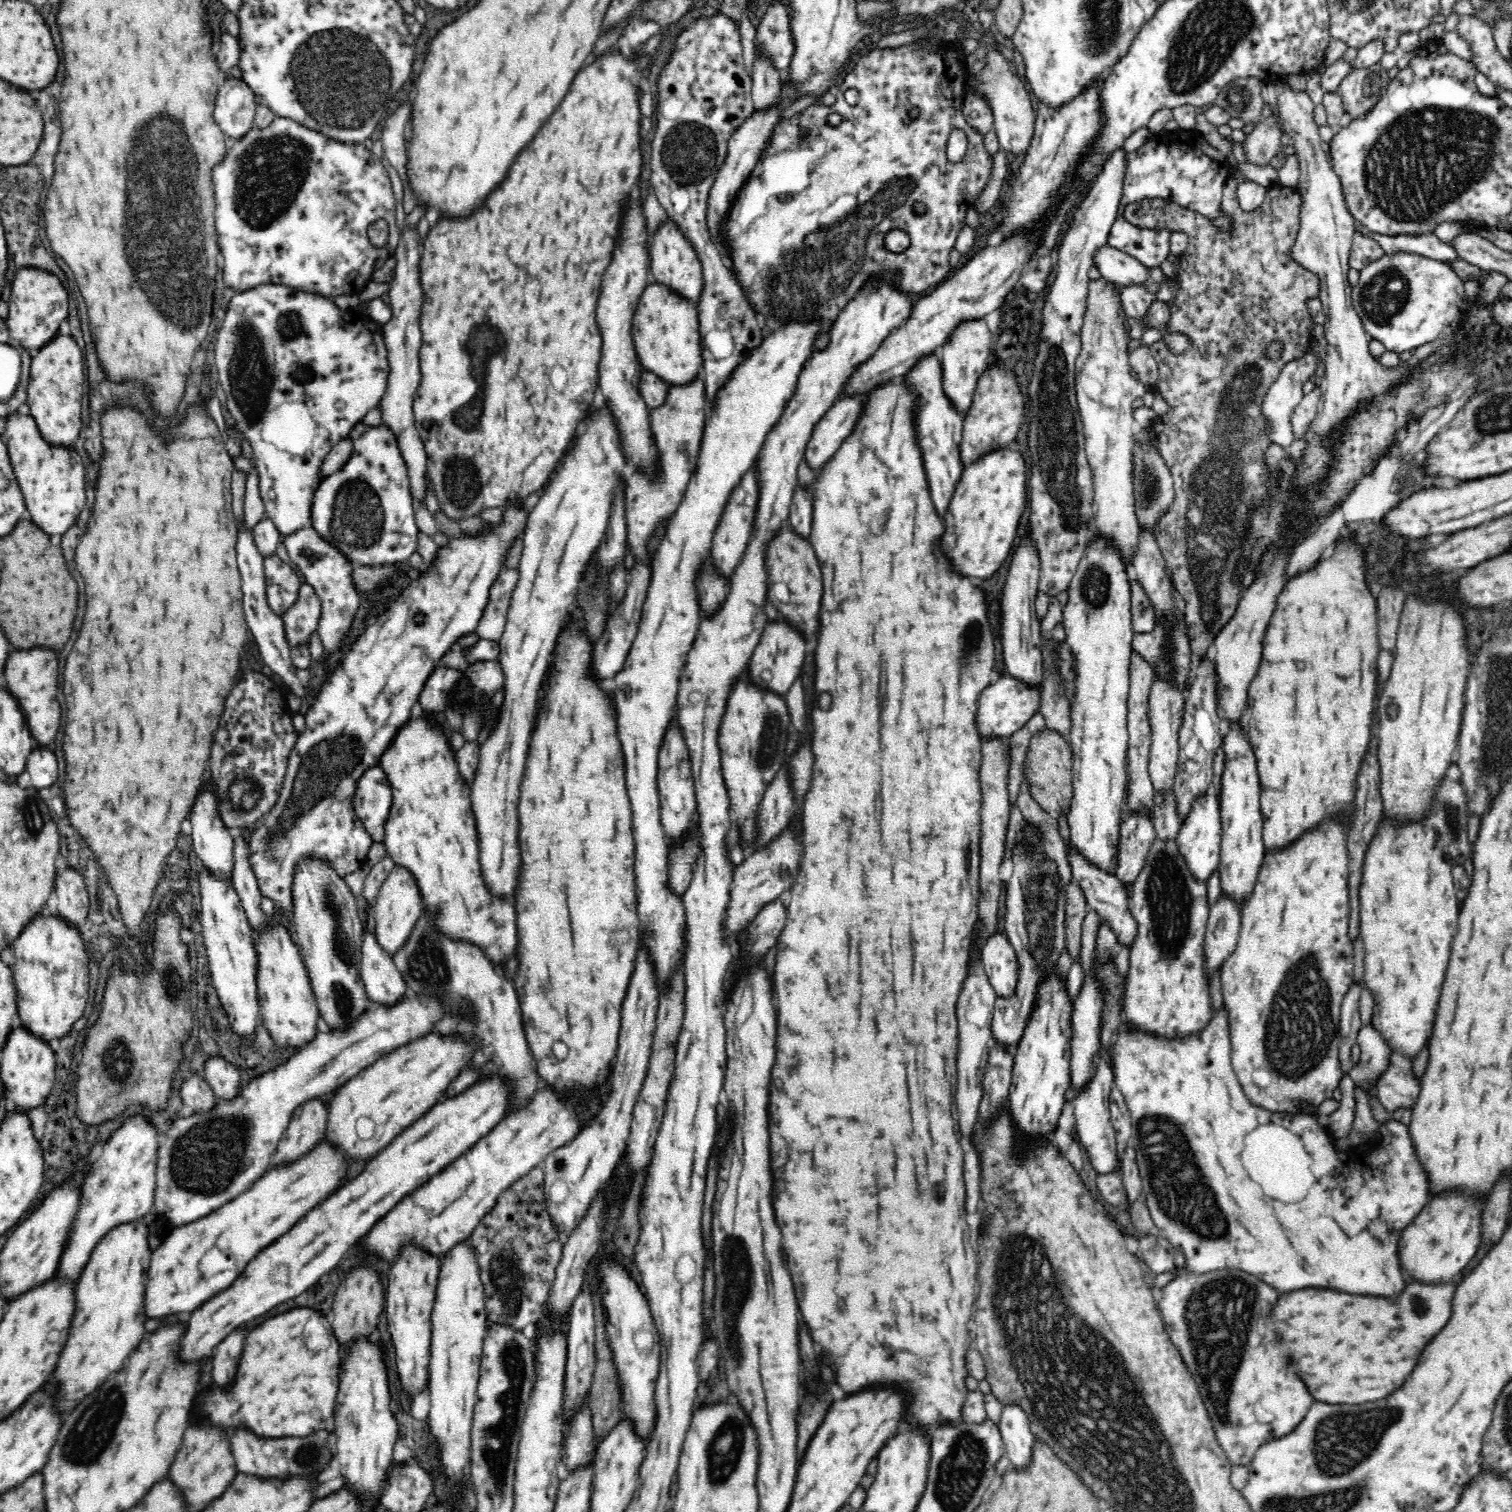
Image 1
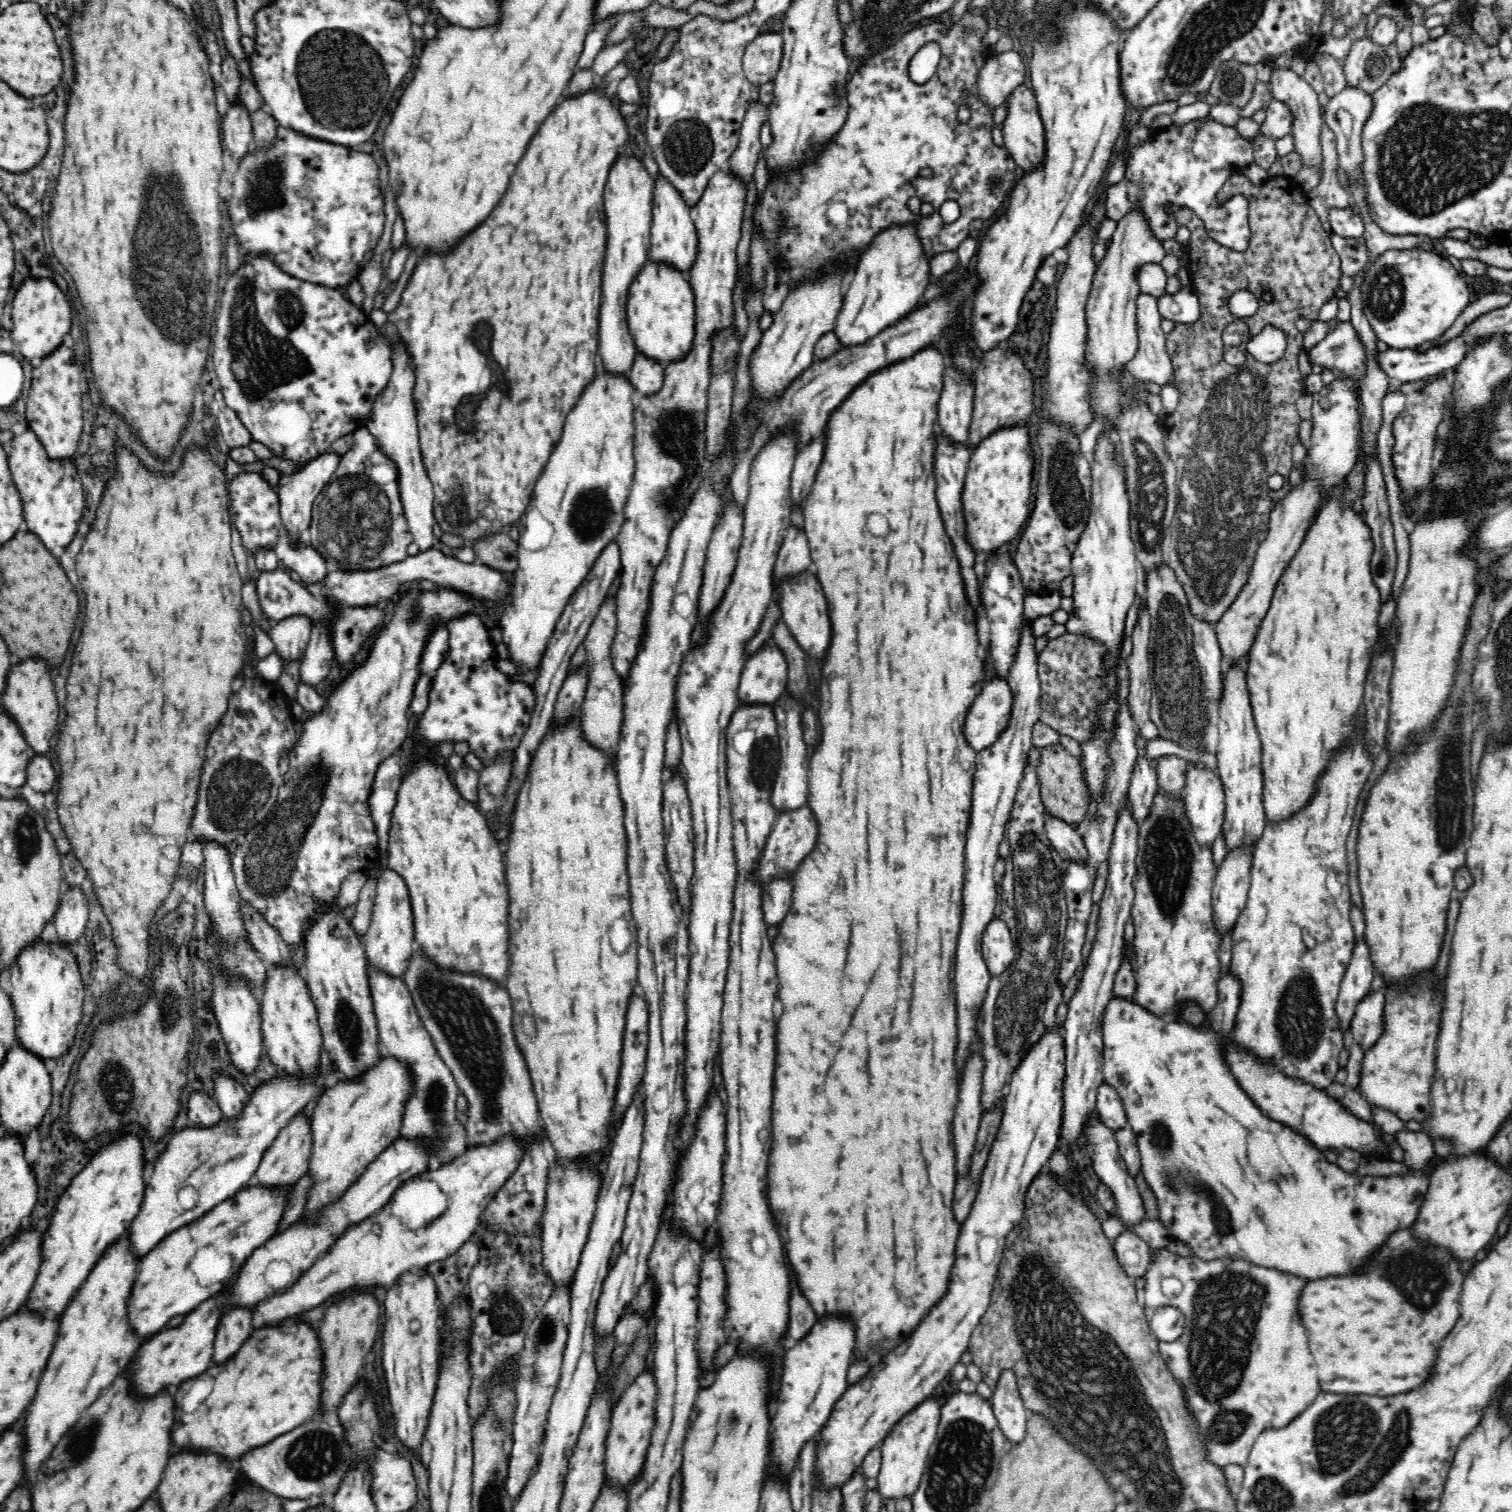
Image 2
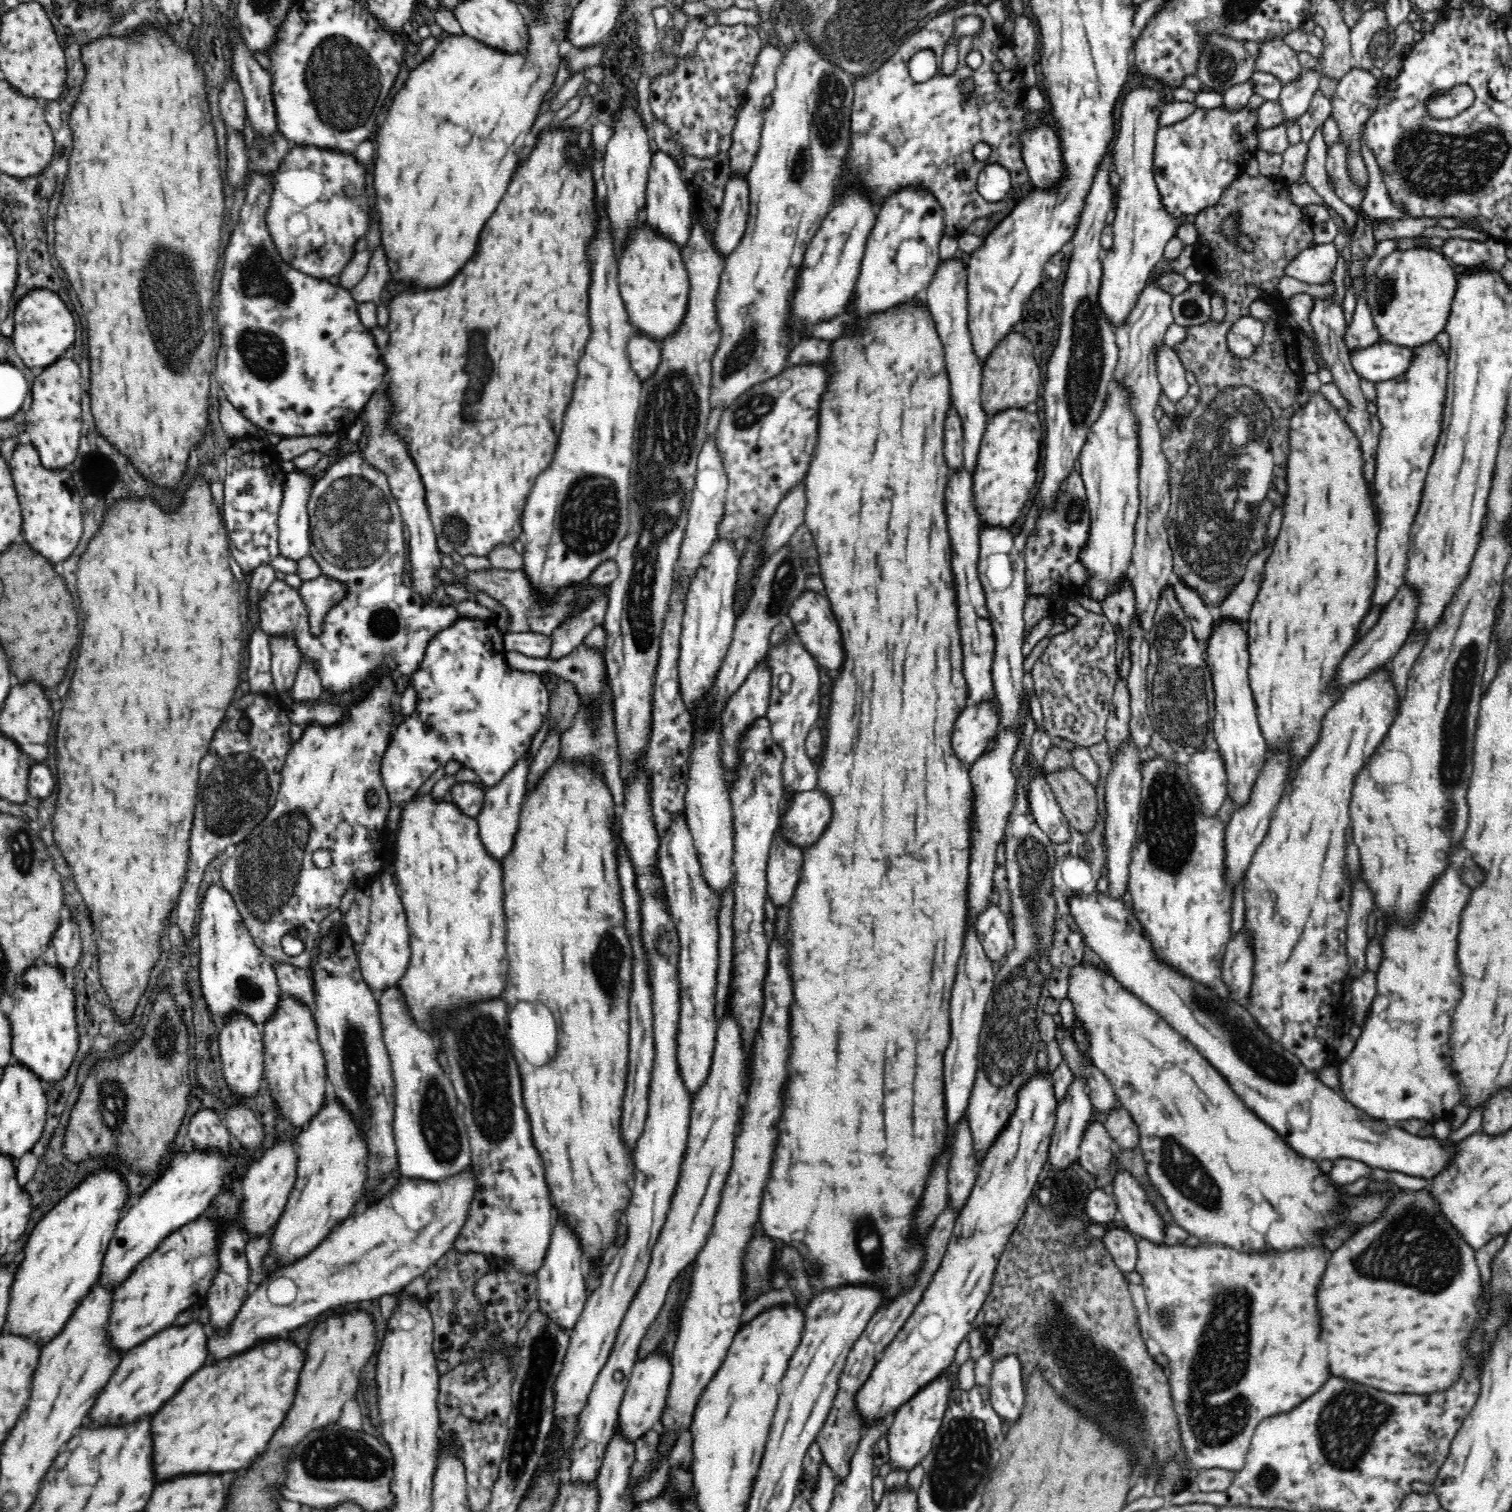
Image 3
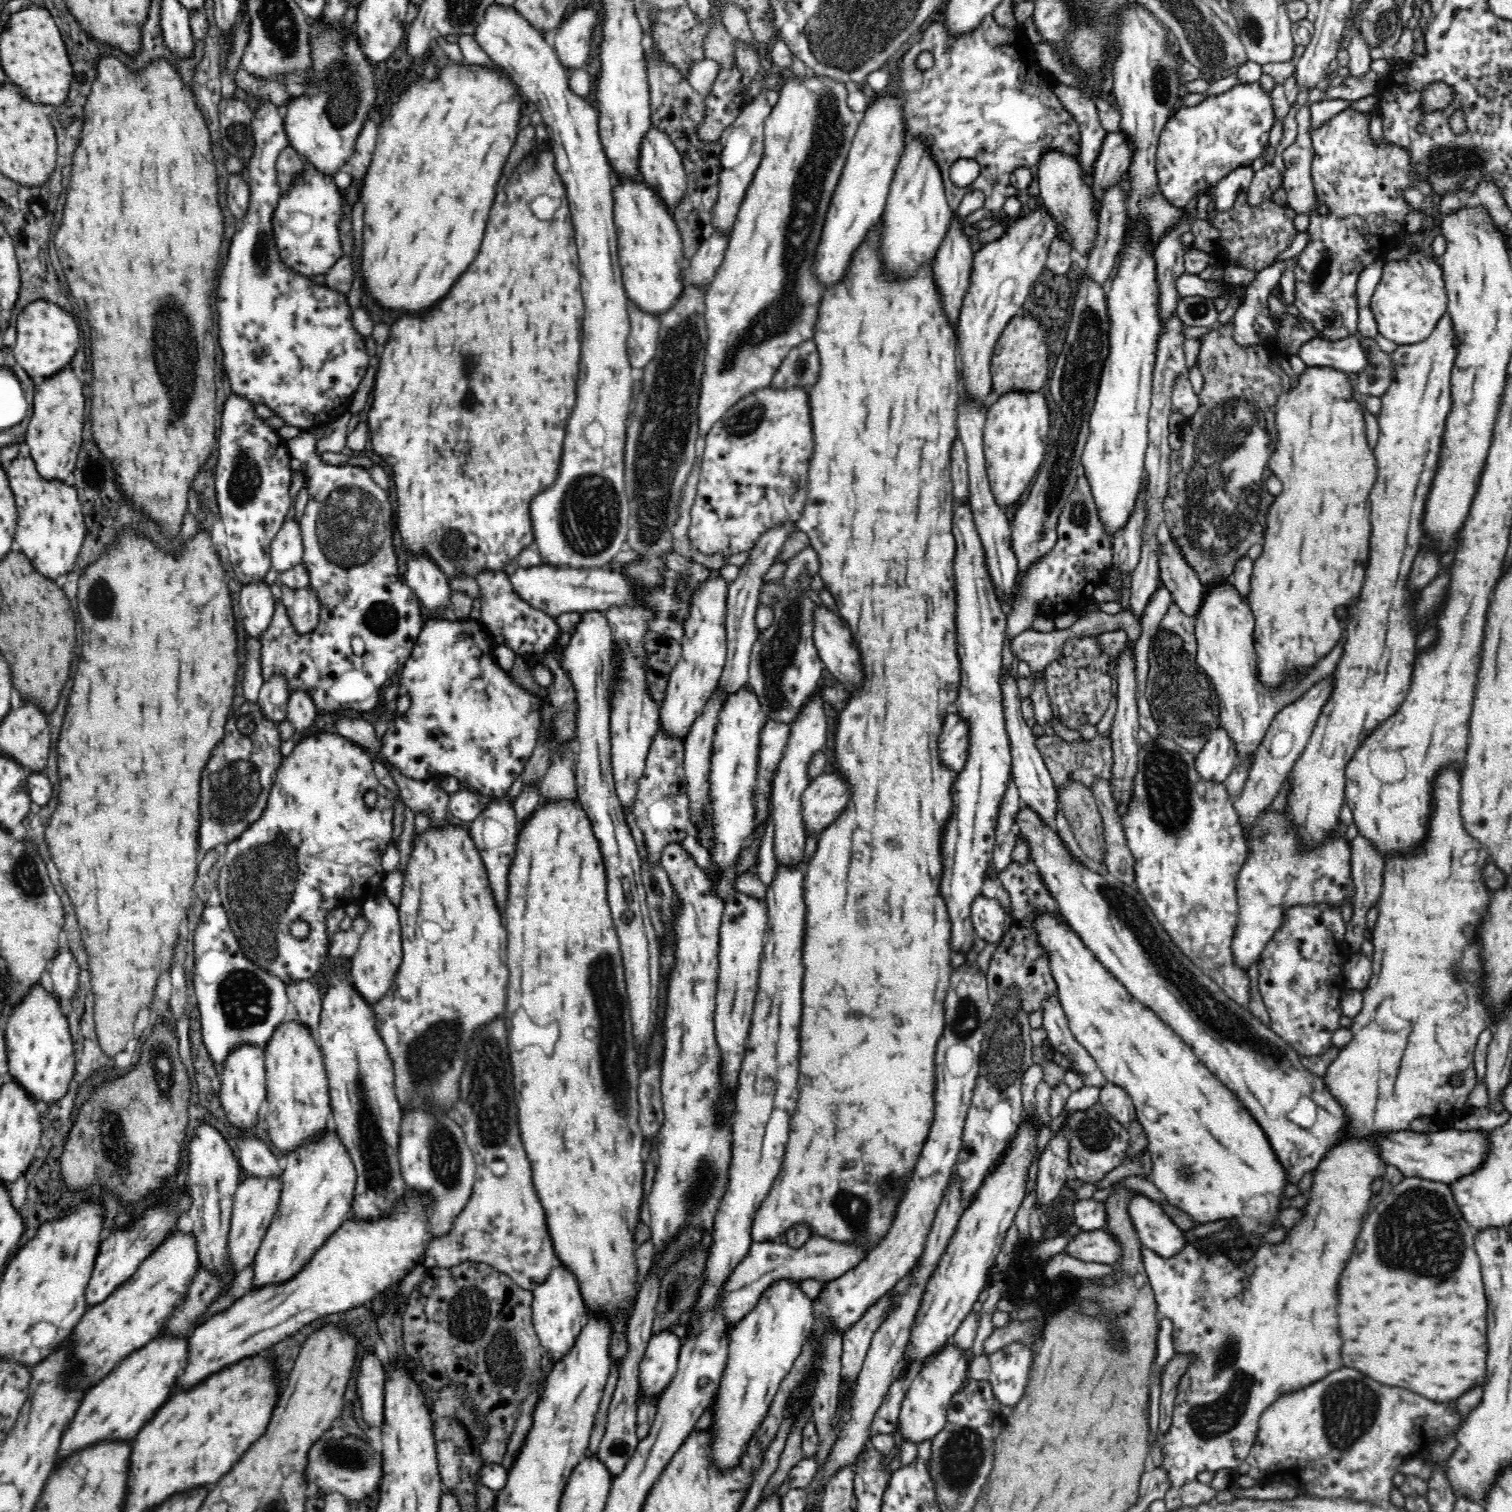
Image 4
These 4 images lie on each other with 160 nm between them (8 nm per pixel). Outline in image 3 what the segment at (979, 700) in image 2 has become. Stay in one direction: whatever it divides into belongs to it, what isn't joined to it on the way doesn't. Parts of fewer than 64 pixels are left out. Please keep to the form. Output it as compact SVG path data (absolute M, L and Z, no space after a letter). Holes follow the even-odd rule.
M990 698L969 703L958 716L952 733L952 748L962 761L972 764L989 750L1001 730L1002 711L999 702Z

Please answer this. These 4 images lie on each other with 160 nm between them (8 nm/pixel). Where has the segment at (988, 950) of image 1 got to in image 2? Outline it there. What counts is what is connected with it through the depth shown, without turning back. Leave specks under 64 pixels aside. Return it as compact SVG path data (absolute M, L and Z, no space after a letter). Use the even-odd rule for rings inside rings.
M999 918L992 919L982 939L982 956L992 977L1001 975L1016 958L1017 946L1009 927Z

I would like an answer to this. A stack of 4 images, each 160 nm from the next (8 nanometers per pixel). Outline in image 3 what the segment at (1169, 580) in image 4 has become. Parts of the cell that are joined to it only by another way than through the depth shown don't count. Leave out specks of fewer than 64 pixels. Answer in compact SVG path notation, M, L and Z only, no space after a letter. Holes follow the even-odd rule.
M1173 579L1171 582L1175 595L1190 621L1195 641L1199 642L1199 646L1205 646L1206 649L1212 638L1214 617L1196 591L1186 587L1177 579Z

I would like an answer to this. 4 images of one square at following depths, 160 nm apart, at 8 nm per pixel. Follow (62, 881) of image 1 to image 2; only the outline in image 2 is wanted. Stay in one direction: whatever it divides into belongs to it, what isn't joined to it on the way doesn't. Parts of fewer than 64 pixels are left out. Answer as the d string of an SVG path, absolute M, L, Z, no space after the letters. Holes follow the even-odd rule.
M70 886L64 892L62 902L58 904L58 914L54 918L60 942L72 945L78 940L78 936L82 936L89 920L88 902L89 898L84 896L79 886Z

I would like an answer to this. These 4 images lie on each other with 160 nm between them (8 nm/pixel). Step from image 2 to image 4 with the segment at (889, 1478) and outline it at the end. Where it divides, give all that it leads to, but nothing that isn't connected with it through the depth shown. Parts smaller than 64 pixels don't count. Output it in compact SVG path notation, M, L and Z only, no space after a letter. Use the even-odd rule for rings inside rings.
M946 1345L939 1353L932 1355L913 1378L907 1390L898 1416L898 1432L902 1442L909 1441L916 1446L938 1434L945 1425L953 1397L967 1381L969 1362L964 1352L954 1345Z

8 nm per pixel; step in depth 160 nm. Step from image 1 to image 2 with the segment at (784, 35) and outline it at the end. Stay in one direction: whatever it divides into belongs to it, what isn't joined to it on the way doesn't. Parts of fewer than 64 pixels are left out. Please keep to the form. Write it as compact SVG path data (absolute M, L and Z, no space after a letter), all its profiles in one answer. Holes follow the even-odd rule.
M766 31L746 45L743 66L746 78L751 84L766 84L775 80L783 57L783 36L781 31Z

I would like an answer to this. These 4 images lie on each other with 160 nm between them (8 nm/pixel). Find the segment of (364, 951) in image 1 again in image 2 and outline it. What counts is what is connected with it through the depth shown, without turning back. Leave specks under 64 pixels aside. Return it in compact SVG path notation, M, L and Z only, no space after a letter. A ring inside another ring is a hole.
M369 961L366 975L368 975L379 1037L386 1044L390 1055L409 1066L415 1080L415 1095L407 1102L403 1114L402 1137L422 1139L422 1141L440 1139L442 1148L438 1152L438 1158L432 1160L430 1166L441 1167L450 1160L460 1157L469 1146L465 1126L460 1122L457 1109L459 1086L442 1057L438 1056L438 1051L428 1031L424 1029L413 996L403 979L380 970Z

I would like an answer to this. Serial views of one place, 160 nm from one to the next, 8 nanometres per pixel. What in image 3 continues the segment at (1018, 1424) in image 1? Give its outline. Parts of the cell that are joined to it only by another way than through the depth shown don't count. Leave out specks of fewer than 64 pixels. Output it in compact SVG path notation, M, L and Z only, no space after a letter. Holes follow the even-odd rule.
M1008 1355L998 1359L993 1364L988 1387L994 1411L1002 1421L1015 1423L1024 1406L1024 1384L1018 1357Z

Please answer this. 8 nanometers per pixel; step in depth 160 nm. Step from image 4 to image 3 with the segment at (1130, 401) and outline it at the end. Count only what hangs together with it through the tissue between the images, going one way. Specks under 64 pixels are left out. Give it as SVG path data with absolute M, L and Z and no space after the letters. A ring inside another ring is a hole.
M1112 384L1098 420L1090 427L1087 440L1079 454L1081 477L1085 482L1088 506L1090 509L1090 528L1088 540L1080 548L1076 560L1081 563L1087 577L1080 588L1080 595L1101 602L1110 595L1117 593L1124 581L1130 581L1132 573L1131 558L1135 545L1135 524L1138 518L1138 464L1140 449L1138 441L1138 423L1128 407L1128 391L1122 385Z

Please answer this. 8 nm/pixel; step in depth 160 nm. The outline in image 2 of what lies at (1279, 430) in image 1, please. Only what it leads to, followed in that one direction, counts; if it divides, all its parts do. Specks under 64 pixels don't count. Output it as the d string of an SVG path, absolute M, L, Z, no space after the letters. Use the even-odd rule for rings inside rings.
M1350 321L1330 331L1320 343L1307 350L1307 354L1312 367L1320 365L1358 379L1362 379L1366 368L1366 349Z

